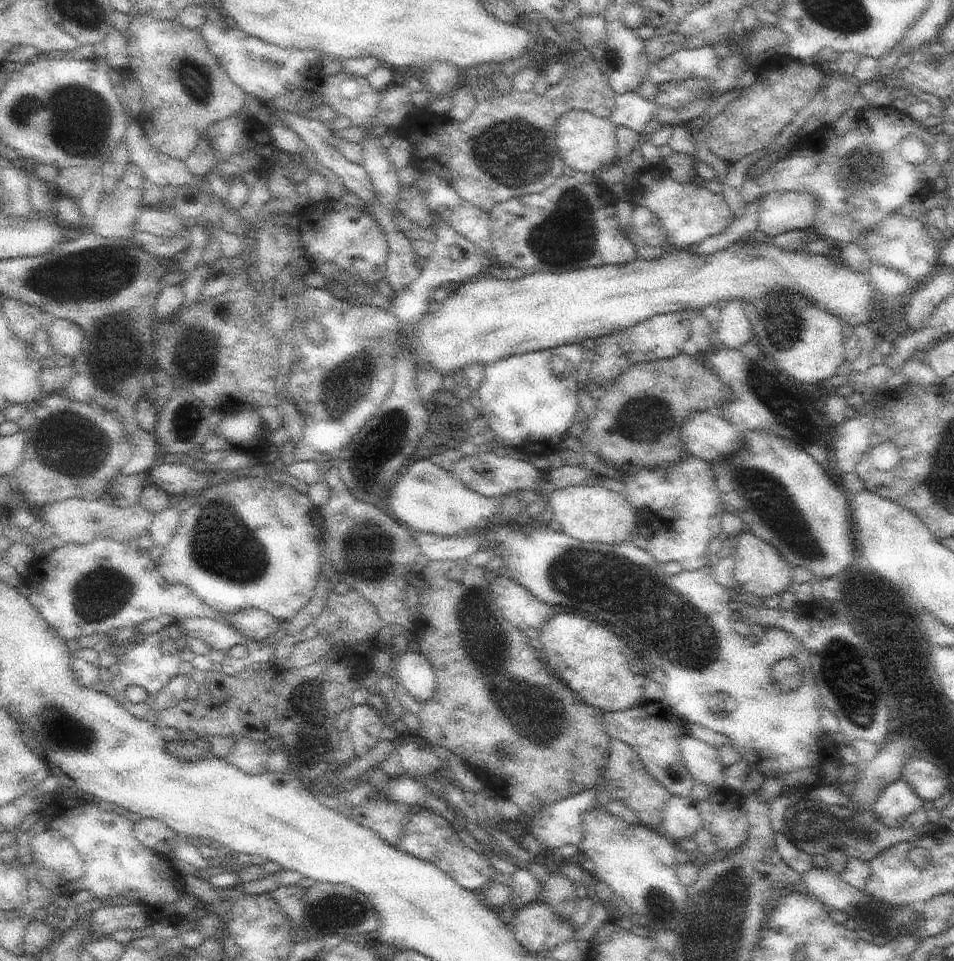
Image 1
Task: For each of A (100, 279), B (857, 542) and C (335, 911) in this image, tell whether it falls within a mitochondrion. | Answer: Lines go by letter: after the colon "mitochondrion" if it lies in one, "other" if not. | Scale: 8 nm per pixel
A: mitochondrion
B: other
C: mitochondrion

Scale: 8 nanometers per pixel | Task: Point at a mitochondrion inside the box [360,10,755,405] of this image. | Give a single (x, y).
(515, 156)

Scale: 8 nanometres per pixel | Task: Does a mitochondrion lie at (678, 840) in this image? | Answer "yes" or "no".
no

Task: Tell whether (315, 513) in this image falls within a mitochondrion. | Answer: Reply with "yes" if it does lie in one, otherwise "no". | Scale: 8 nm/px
no

